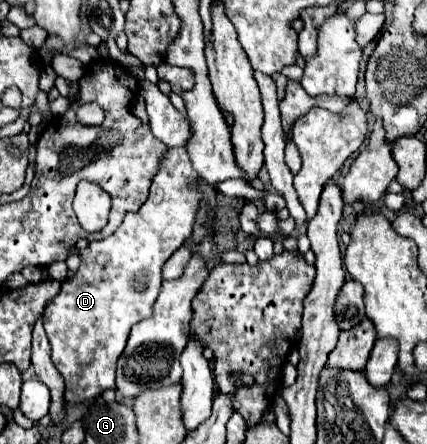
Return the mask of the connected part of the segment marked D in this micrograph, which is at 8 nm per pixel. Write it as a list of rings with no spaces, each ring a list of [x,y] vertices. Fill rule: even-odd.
[[[169,148],[167,158],[161,164],[159,174],[153,178],[151,194],[147,202],[135,214],[127,214],[121,226],[105,240],[91,242],[89,248],[79,252],[81,266],[73,278],[65,280],[59,294],[45,304],[43,328],[51,342],[51,360],[59,368],[65,380],[65,402],[79,404],[101,396],[105,390],[115,388],[115,364],[121,356],[129,330],[135,322],[149,318],[153,304],[161,288],[161,268],[171,258],[171,254],[191,236],[195,214],[199,210],[201,194],[195,192],[197,172],[191,166],[187,148]]]

